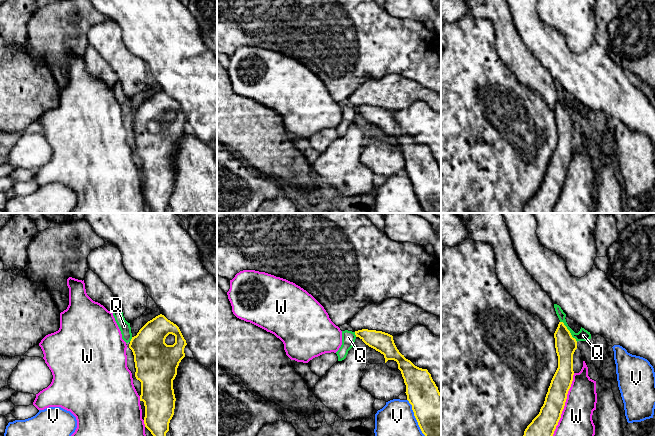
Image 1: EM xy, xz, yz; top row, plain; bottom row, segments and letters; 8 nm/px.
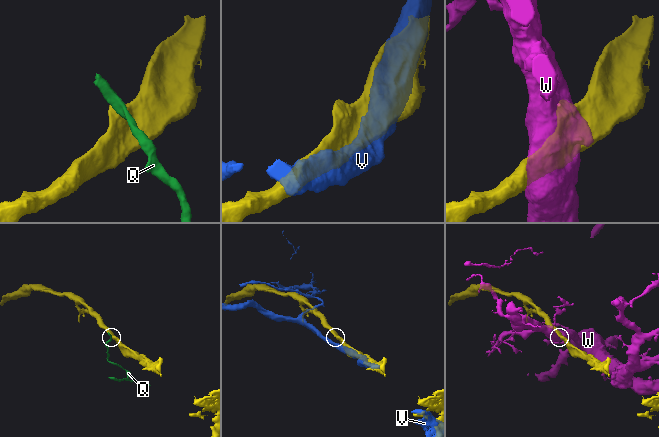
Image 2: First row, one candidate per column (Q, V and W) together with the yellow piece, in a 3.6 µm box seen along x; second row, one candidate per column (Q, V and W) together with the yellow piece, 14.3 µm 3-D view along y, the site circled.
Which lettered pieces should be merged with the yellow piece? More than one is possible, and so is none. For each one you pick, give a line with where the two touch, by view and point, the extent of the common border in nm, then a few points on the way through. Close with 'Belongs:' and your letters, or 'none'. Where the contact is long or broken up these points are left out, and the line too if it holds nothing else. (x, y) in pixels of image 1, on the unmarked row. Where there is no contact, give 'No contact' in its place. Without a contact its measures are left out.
Belongs: none

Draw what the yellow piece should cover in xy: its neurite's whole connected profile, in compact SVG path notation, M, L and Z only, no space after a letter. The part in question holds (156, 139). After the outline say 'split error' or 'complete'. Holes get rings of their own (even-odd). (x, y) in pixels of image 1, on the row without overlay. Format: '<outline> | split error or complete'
M162 90L148 97L130 117L135 153L141 158L144 200L154 213L166 213L169 207L176 177L173 156L186 121L179 103ZM169 110L175 112L173 121L165 119Z | complete

